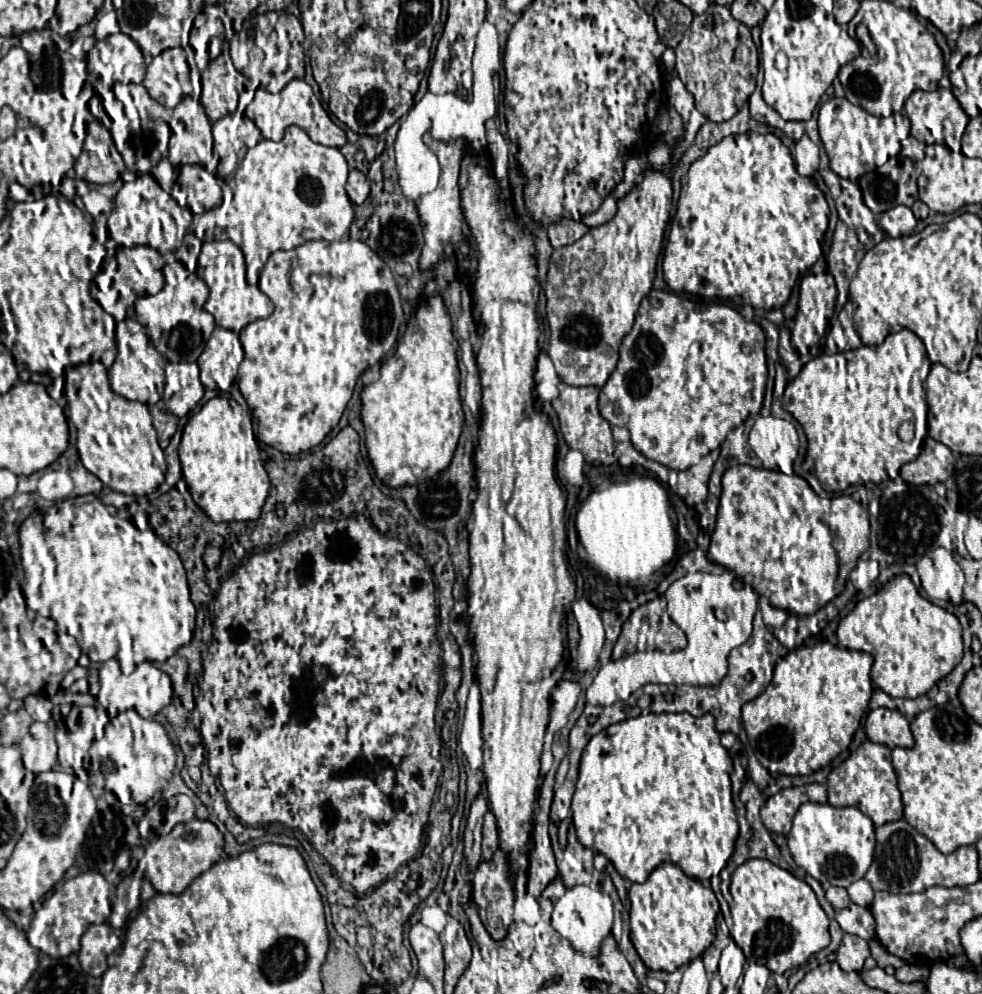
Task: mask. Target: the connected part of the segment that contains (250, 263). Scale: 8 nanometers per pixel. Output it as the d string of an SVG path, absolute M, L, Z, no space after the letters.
M287 127L281 141L261 141L251 147L241 161L237 173L223 186L220 206L195 216L190 231L202 242L229 239L243 251L247 263L247 282L258 283L261 269L271 253L281 249L295 249L313 239L335 241L347 235L353 221L353 205L345 193L347 183L347 161L335 147L313 143L301 127Z

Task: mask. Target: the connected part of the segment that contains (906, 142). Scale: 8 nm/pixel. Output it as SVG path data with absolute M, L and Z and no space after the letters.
M909 136L901 141L901 155L909 157L911 161L921 161L925 157L925 143L921 143L913 136Z

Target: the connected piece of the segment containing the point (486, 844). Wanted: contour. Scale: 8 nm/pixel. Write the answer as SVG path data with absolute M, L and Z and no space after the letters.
M491 813L485 815L485 823L483 823L483 859L489 861L489 857L493 857L493 853L499 849L499 835L497 835L497 825L495 825L495 817Z

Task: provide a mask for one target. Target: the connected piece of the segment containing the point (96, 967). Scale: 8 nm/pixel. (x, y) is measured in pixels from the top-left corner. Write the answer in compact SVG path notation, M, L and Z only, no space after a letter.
M108 922L93 924L81 937L79 963L85 973L101 977L107 969L107 957L121 946L121 940Z

